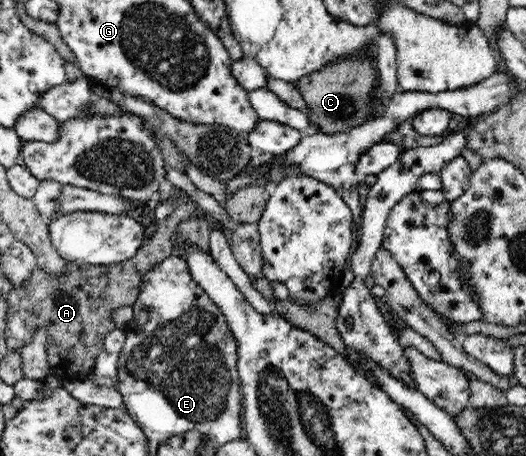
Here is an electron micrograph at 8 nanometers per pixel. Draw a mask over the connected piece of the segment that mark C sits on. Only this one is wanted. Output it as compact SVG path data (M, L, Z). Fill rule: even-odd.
M371 49L369 55L363 53L363 55L357 55L357 57L345 57L345 59L339 59L335 63L329 63L329 65L322 67L315 73L309 73L309 75L301 77L295 83L296 89L301 91L301 96L303 96L305 104L309 107L309 111L306 113L307 118L319 132L323 134L347 132L359 127L359 125L371 118L371 113L373 113L373 93L377 91L377 85L379 85L378 76L373 75L371 61L374 58L373 49Z

